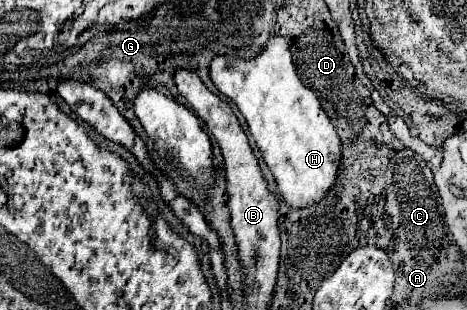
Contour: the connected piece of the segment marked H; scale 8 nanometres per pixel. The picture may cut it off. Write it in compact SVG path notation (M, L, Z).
M270 34L260 52L250 60L216 54L210 62L210 78L246 118L284 200L292 208L304 208L318 202L336 182L340 166L340 138L316 94L302 84L286 38Z

